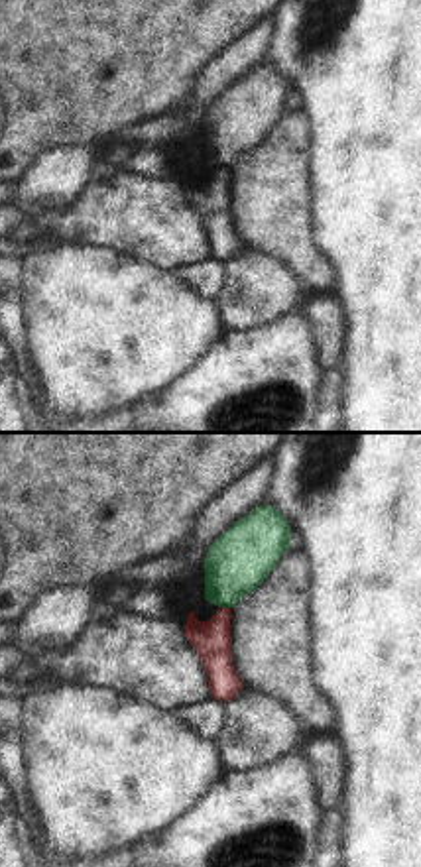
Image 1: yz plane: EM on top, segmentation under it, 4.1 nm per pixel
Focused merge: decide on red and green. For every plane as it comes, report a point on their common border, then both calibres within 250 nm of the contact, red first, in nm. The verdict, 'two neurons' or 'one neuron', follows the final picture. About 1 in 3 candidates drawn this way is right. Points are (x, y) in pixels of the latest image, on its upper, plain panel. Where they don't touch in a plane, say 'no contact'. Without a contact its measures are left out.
(225, 168) | 160/260 nm

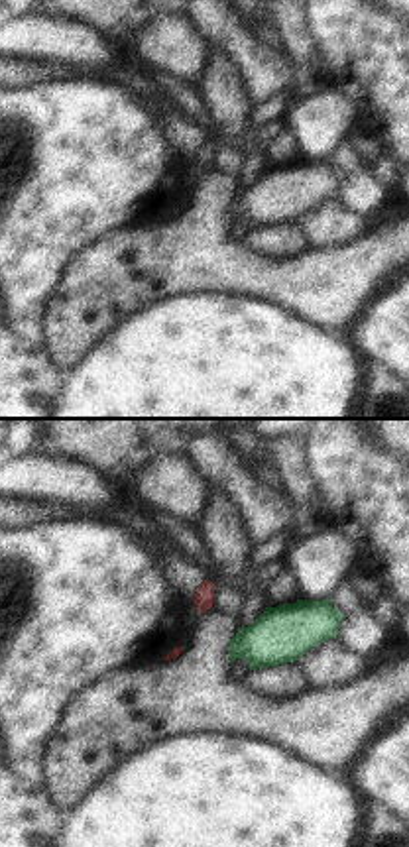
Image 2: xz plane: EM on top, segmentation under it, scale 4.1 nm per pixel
no contact

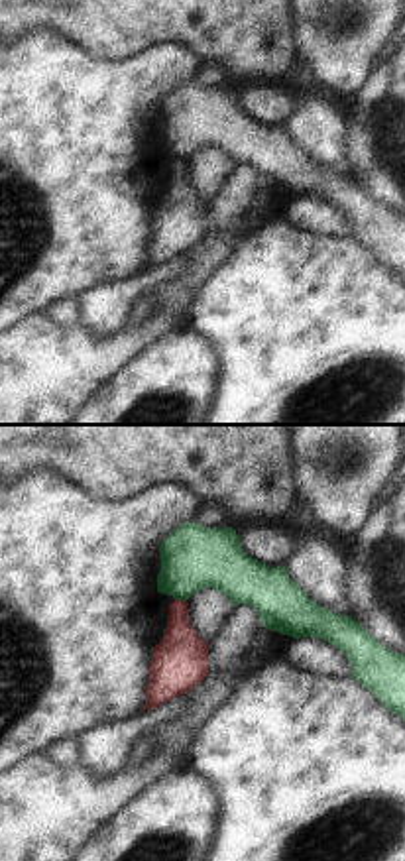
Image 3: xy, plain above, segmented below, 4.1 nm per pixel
(181, 160) | 220/260 nm

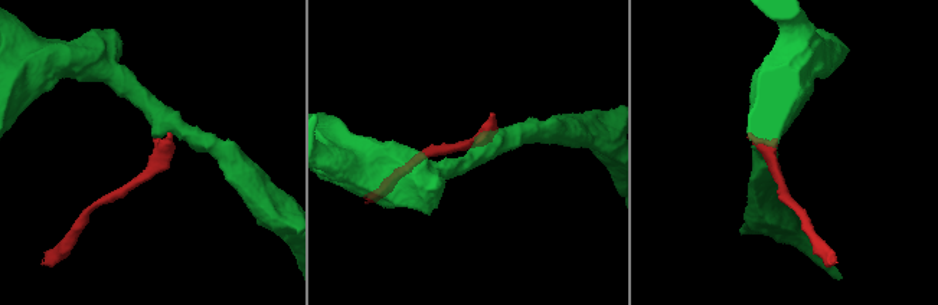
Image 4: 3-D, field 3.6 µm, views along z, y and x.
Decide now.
two neurons

